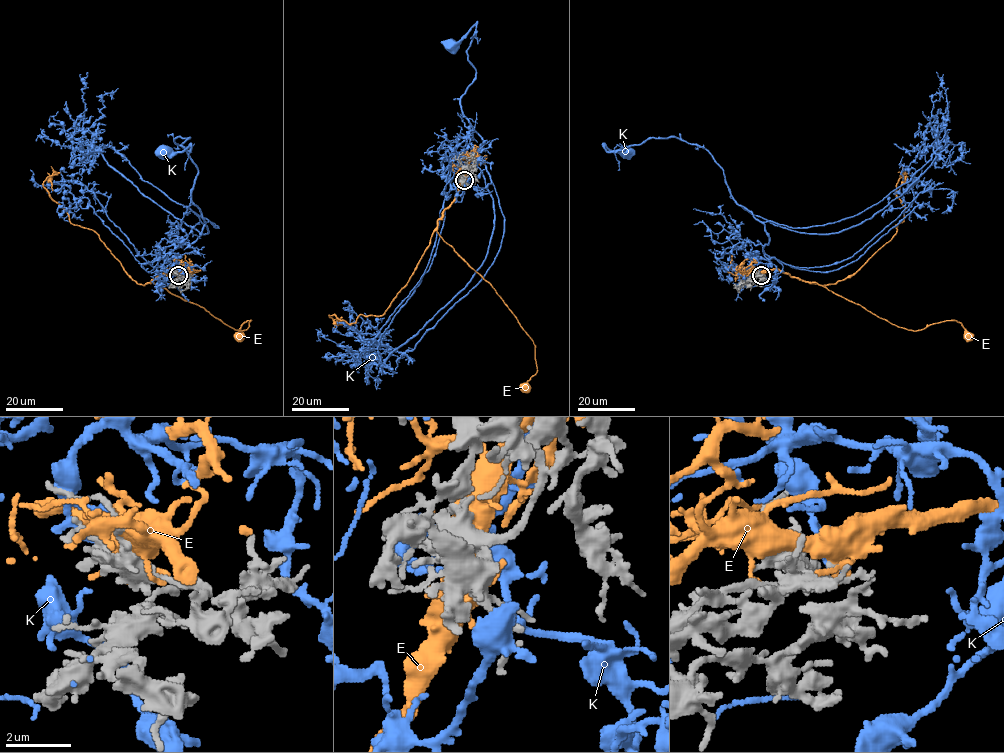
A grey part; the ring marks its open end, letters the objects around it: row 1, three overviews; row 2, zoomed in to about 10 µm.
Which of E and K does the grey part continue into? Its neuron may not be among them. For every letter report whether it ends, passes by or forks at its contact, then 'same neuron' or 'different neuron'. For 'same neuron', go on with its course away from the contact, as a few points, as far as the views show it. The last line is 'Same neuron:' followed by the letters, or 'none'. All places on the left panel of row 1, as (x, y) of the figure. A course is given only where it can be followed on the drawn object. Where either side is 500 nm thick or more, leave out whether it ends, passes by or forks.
E: it forks | different neuron
K: it ends | different neuron
Same neuron: none

